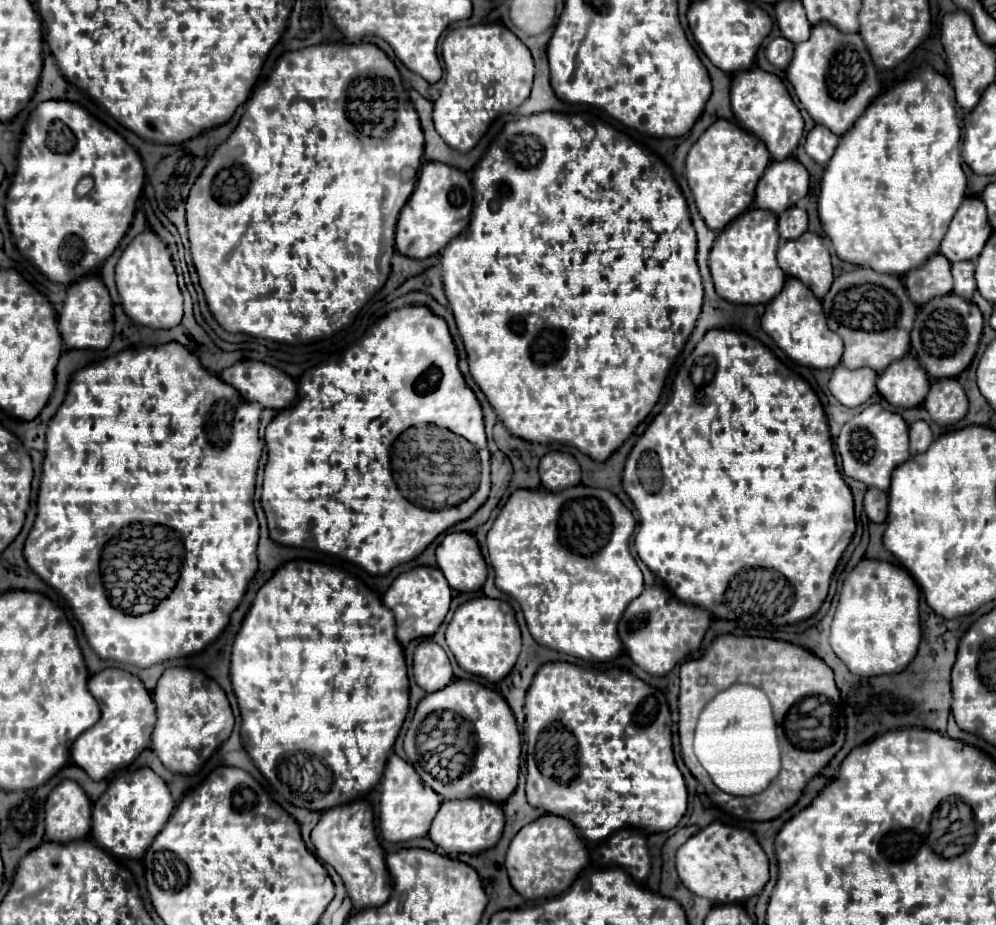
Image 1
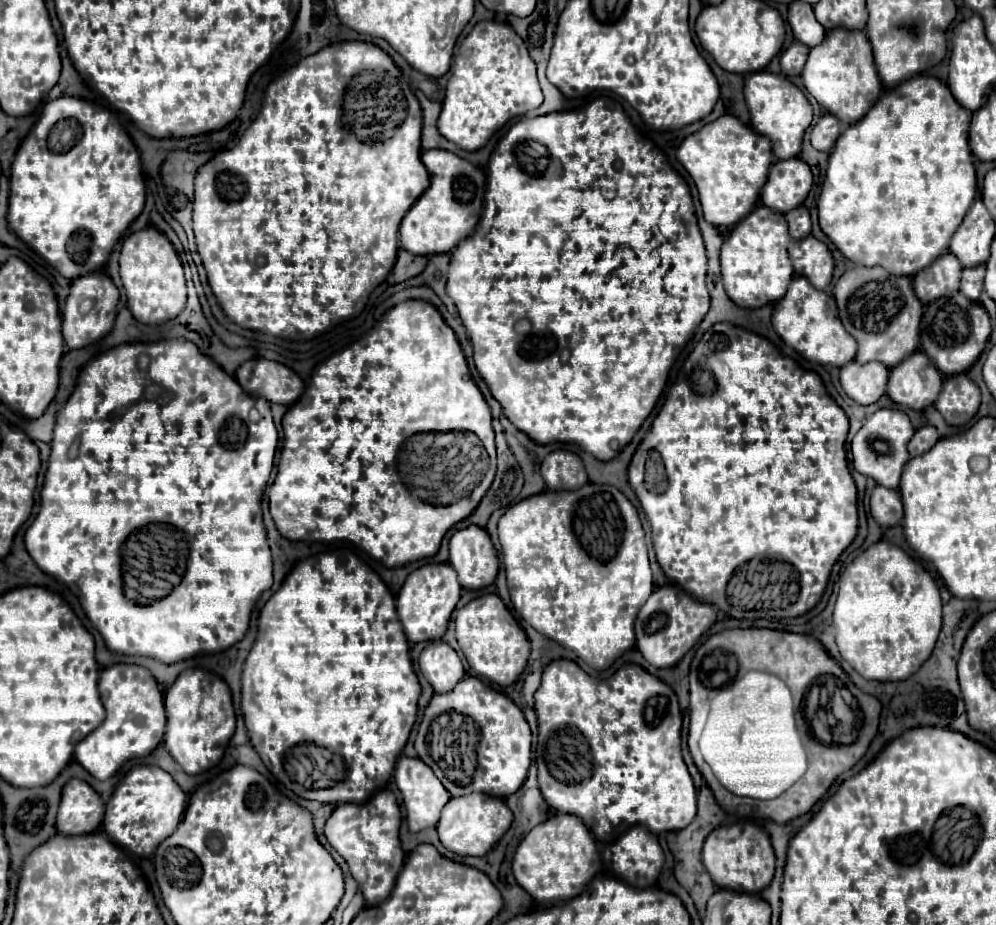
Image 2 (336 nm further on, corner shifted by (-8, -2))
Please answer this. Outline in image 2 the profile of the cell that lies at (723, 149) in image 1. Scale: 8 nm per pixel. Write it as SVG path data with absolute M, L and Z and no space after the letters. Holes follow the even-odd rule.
M725 114L703 126L699 132L687 136L677 150L677 160L691 174L699 190L705 220L713 226L733 226L753 210L767 180L773 152L769 138L759 136L735 116Z

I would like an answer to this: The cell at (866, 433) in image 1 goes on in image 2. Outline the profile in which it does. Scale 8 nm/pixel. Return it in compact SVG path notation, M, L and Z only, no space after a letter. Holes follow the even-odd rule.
M881 408L873 416L865 420L861 430L855 434L851 442L853 450L853 468L863 474L873 478L877 484L895 490L899 486L899 478L903 472L903 466L909 460L907 452L907 442L915 434L909 416L901 410L891 410L891 408Z

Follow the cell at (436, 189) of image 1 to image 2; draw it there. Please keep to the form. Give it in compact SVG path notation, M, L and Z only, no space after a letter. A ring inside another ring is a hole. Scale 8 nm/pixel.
M425 150L421 154L425 168L431 174L431 186L417 198L401 222L401 248L411 254L441 254L451 252L477 226L483 210L485 174L447 150Z

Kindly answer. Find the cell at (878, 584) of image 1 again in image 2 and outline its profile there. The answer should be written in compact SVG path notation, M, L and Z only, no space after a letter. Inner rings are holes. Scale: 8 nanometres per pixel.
M885 540L869 546L841 574L839 594L833 610L837 648L853 670L867 680L905 680L931 656L941 630L941 596L931 574L909 558L899 546Z

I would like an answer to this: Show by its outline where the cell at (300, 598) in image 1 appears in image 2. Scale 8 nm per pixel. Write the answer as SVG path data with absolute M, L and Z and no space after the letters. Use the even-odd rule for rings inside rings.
M329 553L320 555L319 558L309 557L299 561L291 574L285 578L285 582L281 584L281 588L269 598L269 602L263 606L261 614L259 614L259 632L257 632L257 640L245 660L243 666L243 700L241 700L241 710L243 710L243 718L245 718L245 726L249 732L249 740L251 746L257 750L257 754L261 756L263 764L267 766L267 770L279 780L283 782L289 790L293 790L297 796L305 798L305 800L317 800L321 804L345 804L345 802L367 802L377 790L381 790L381 786L385 786L393 774L395 762L401 756L401 750L409 738L409 732L415 724L417 718L417 700L421 694L421 686L417 680L417 674L413 670L413 664L410 657L410 647L408 640L403 634L401 622L397 618L395 612L395 598L393 594L387 590L387 586L383 584L383 580L367 566L363 564L355 554L345 554L345 556L331 556ZM323 746L327 750L333 750L333 754L323 756L325 764L329 764L329 770L321 768L321 762L313 760L309 750ZM295 748L305 748L299 750L299 754L295 754ZM357 750L365 750L365 754L357 754ZM335 762L335 764L331 764ZM339 784L339 788L337 788Z

